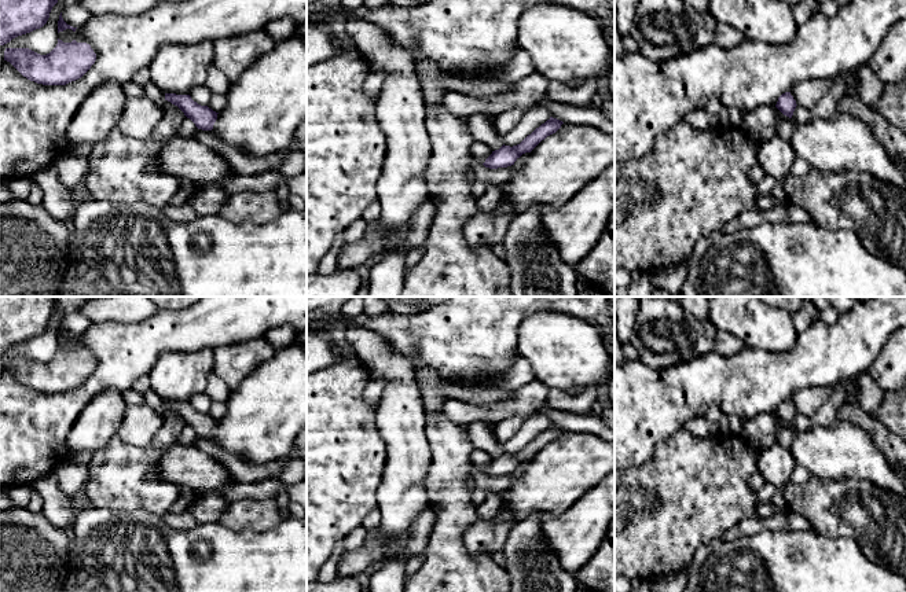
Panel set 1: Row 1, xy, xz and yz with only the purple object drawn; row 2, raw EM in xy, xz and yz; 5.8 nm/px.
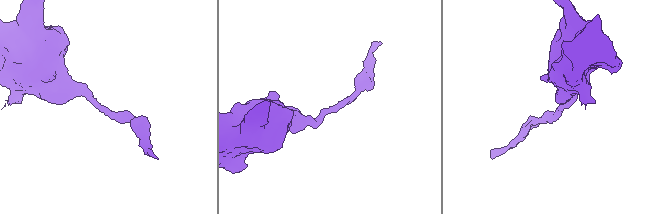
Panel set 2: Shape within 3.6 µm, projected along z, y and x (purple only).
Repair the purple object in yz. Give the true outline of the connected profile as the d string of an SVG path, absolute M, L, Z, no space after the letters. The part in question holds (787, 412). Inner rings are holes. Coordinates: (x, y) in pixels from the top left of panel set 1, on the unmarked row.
M785 400L778 405L775 415L786 424L792 426L793 419L796 416L796 408L791 402L791 400Z

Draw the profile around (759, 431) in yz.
M758 413L742 419L741 437L756 451L767 449L777 442L775 434L774 413Z

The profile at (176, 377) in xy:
M202 349L194 353L161 353L148 374L151 389L164 401L190 402L194 394L205 393L209 374L214 369L214 350Z

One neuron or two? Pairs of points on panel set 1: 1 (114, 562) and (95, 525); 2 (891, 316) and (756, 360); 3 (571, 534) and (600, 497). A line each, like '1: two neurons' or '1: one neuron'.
1: one neuron
2: one neuron
3: one neuron

